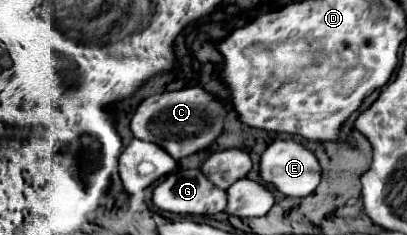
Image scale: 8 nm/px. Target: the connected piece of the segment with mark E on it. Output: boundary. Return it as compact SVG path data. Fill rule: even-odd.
M285 138L285 140L275 140L261 156L259 162L259 174L267 184L273 184L281 194L285 196L293 196L293 198L303 198L315 192L315 188L321 182L321 164L315 158L315 154L301 142L301 140L293 140L293 138Z

